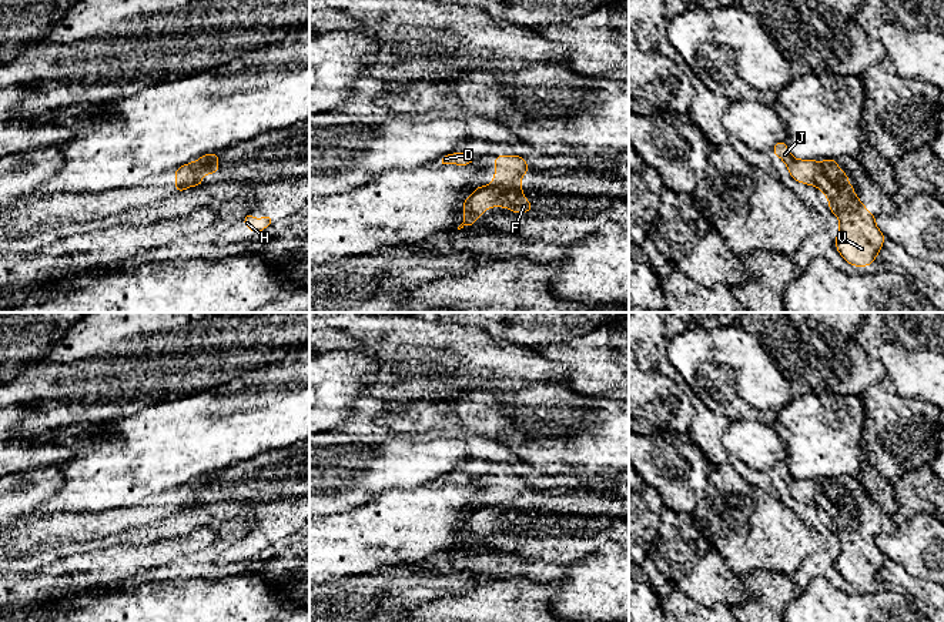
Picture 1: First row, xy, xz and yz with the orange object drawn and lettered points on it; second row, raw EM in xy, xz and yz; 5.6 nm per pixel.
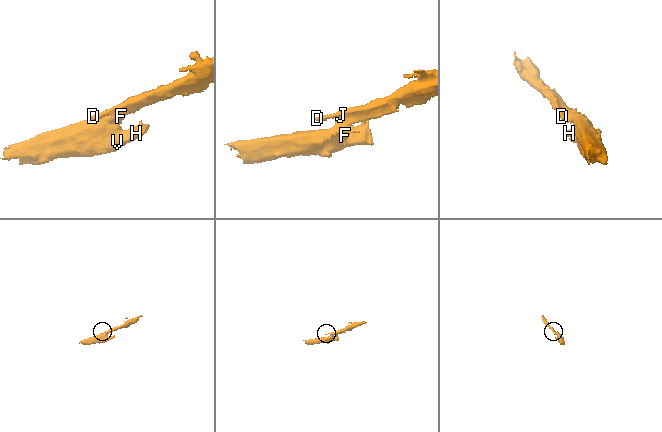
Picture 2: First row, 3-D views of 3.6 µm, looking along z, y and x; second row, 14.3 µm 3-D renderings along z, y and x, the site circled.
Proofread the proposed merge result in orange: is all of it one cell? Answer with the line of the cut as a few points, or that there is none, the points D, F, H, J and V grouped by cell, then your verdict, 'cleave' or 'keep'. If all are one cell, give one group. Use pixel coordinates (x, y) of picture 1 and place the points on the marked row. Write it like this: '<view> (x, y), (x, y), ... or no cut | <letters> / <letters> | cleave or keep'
xy (217, 153), (198, 169), (186, 186) | D J / F H V | cleave

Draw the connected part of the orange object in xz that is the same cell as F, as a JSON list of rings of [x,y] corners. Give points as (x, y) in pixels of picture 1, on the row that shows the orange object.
[[[520,177],[495,185],[479,185],[463,203],[462,211],[465,214],[463,223],[458,230],[465,225],[473,227],[488,207],[508,207],[512,213],[529,213],[533,205],[522,194]]]

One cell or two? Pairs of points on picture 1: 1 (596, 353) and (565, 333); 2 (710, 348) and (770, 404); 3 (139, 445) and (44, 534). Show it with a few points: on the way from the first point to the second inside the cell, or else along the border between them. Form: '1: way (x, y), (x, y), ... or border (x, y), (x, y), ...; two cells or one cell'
1: border (578, 335), (565, 341), (551, 341), (539, 337); two cells
2: way (725, 358), (756, 390); one cell
3: border (100, 510), (54, 511), (47, 515), (34, 515); two cells

